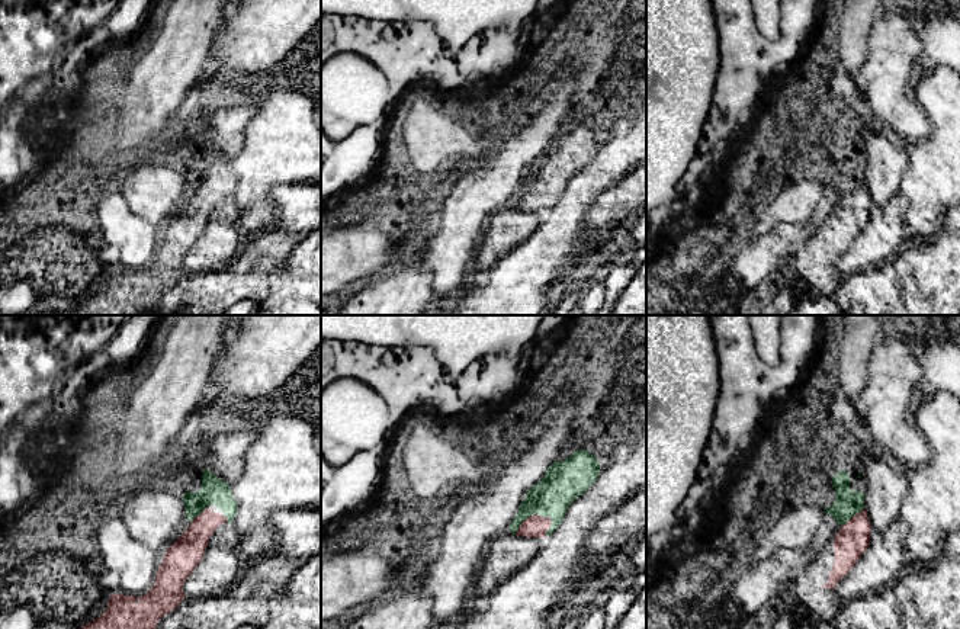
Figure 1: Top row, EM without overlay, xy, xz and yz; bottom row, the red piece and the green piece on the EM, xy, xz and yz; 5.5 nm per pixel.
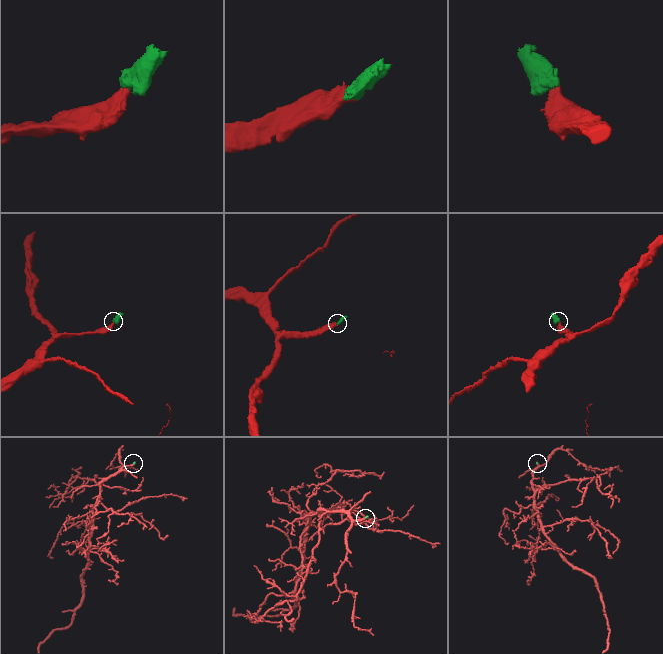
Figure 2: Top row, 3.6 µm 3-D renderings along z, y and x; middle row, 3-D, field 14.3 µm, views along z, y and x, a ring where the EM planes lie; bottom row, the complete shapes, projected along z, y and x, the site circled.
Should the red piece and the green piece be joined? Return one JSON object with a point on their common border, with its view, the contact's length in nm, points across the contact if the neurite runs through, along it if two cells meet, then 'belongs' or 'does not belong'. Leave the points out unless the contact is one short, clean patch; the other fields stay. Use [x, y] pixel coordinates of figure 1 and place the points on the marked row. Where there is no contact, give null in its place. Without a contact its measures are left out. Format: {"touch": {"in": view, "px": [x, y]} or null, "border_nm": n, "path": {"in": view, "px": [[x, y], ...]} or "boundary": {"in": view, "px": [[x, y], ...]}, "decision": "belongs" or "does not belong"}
{"touch": {"in": "xz", "px": [523, 522]}, "border_nm": 170, "path": {"in": "xz", "px": [[535, 526], [523, 522], [552, 496]]}, "decision": "belongs"}

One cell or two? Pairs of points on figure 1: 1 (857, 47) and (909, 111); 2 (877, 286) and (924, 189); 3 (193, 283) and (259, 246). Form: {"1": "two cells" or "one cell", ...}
{"1": "two cells", "2": "two cells", "3": "one cell"}

